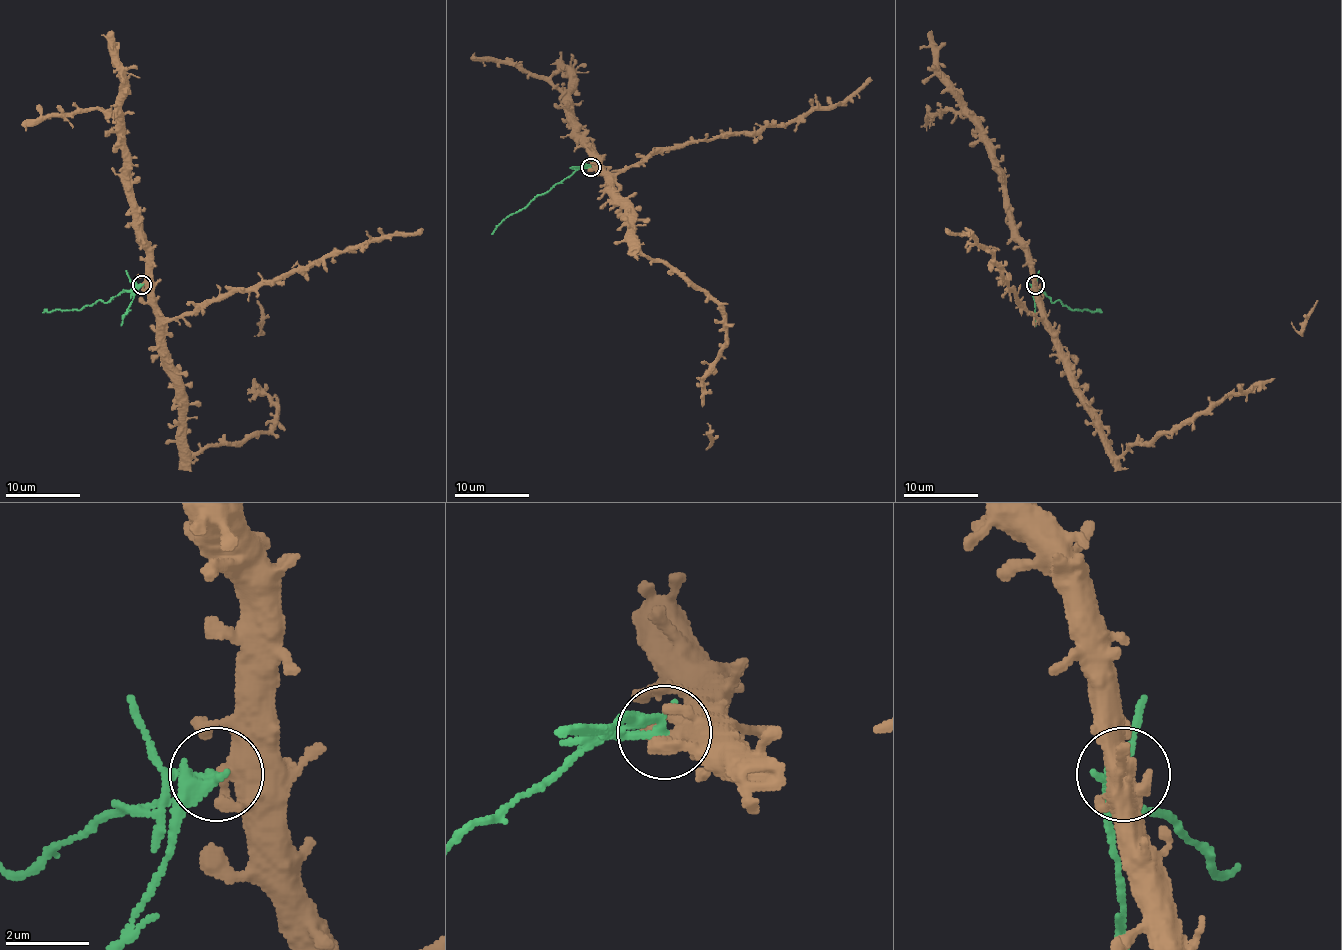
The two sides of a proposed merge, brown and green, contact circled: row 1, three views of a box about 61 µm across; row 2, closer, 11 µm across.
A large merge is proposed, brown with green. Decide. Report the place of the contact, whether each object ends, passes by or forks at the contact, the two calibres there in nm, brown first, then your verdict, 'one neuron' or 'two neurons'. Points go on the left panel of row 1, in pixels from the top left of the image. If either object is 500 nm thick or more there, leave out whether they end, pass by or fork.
(141, 284) | brown forks | green passes by | 360/240 nm | two neurons

